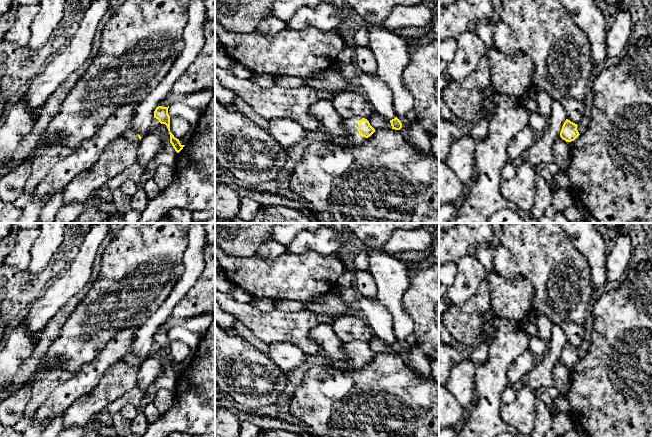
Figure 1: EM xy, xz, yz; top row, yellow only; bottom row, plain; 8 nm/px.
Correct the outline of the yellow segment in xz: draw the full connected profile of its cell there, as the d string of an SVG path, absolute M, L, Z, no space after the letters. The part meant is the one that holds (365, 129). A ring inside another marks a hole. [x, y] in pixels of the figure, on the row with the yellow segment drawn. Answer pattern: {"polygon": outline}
{"polygon": "M352 117L343 122L343 127L348 134L342 137L343 144L350 146L360 146L370 137L375 129L370 125L369 121L362 117Z"}

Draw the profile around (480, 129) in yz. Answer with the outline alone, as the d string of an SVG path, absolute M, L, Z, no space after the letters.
M483 110L481 118L473 125L468 135L479 140L485 139L489 131L489 122L487 112Z

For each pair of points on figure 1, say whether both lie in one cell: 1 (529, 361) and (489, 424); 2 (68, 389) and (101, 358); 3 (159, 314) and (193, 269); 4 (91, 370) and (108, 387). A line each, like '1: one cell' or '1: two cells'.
1: two cells
2: one cell
3: one cell
4: two cells

